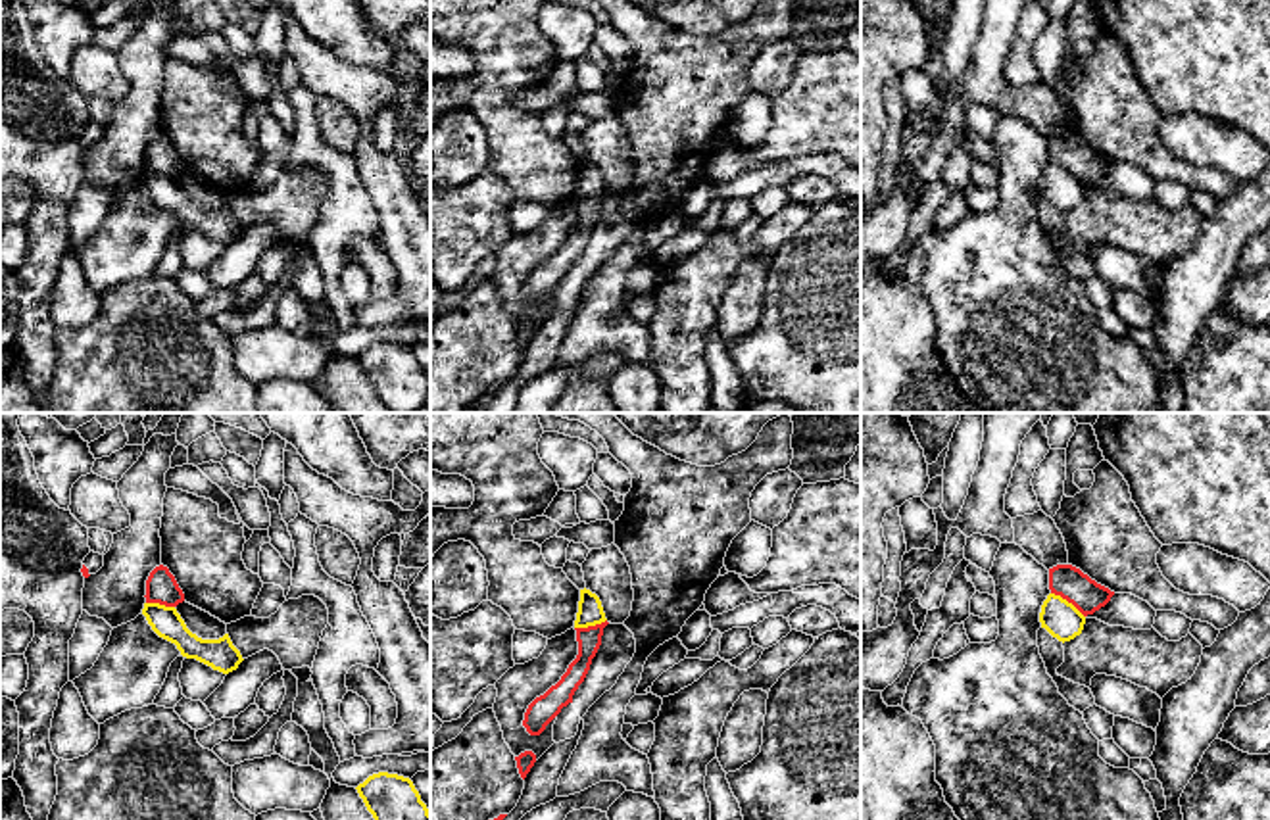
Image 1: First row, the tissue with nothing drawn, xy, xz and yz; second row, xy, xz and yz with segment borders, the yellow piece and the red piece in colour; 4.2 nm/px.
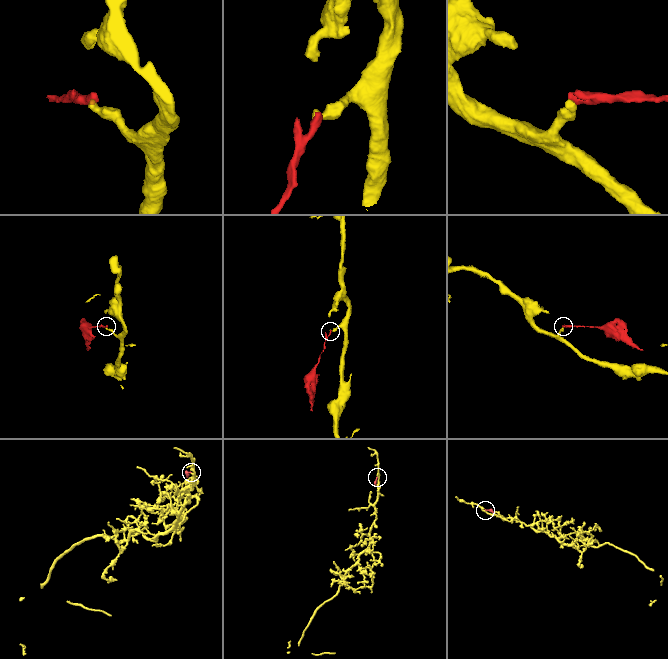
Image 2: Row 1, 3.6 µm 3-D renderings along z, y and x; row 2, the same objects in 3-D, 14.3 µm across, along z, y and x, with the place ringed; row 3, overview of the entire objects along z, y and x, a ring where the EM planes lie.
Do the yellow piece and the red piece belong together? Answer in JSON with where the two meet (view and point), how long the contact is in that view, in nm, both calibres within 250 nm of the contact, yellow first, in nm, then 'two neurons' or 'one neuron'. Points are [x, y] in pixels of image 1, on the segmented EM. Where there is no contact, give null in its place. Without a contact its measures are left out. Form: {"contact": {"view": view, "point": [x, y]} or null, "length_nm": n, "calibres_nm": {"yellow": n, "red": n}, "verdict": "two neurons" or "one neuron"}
{"contact": {"view": "yz", "point": [1067, 602]}, "length_nm": 180, "calibres_nm": {"yellow": 160, "red": 140}, "verdict": "two neurons"}

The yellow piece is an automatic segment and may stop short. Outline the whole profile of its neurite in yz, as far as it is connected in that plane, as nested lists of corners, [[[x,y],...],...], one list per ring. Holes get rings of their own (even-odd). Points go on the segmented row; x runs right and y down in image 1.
[[[1049,593],[1039,613],[1041,628],[1059,641],[1070,641],[1082,634],[1086,616],[1061,595]]]

